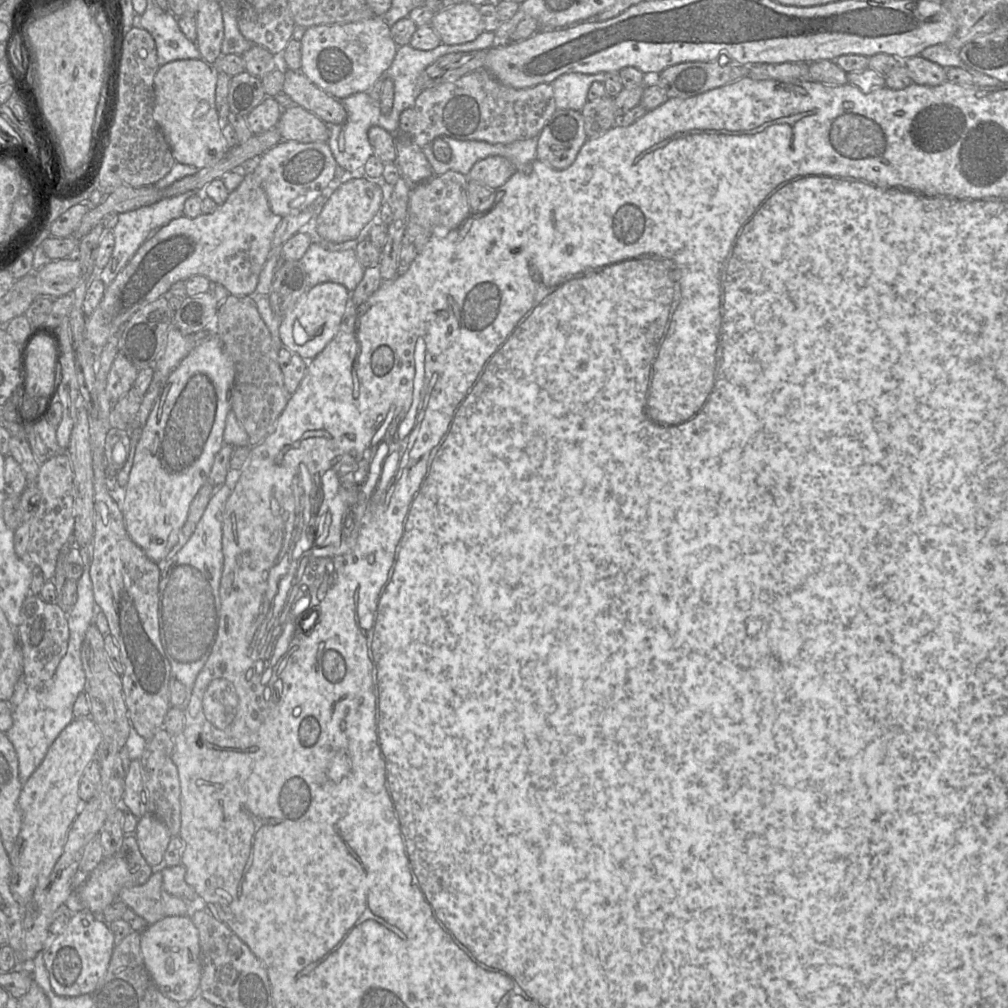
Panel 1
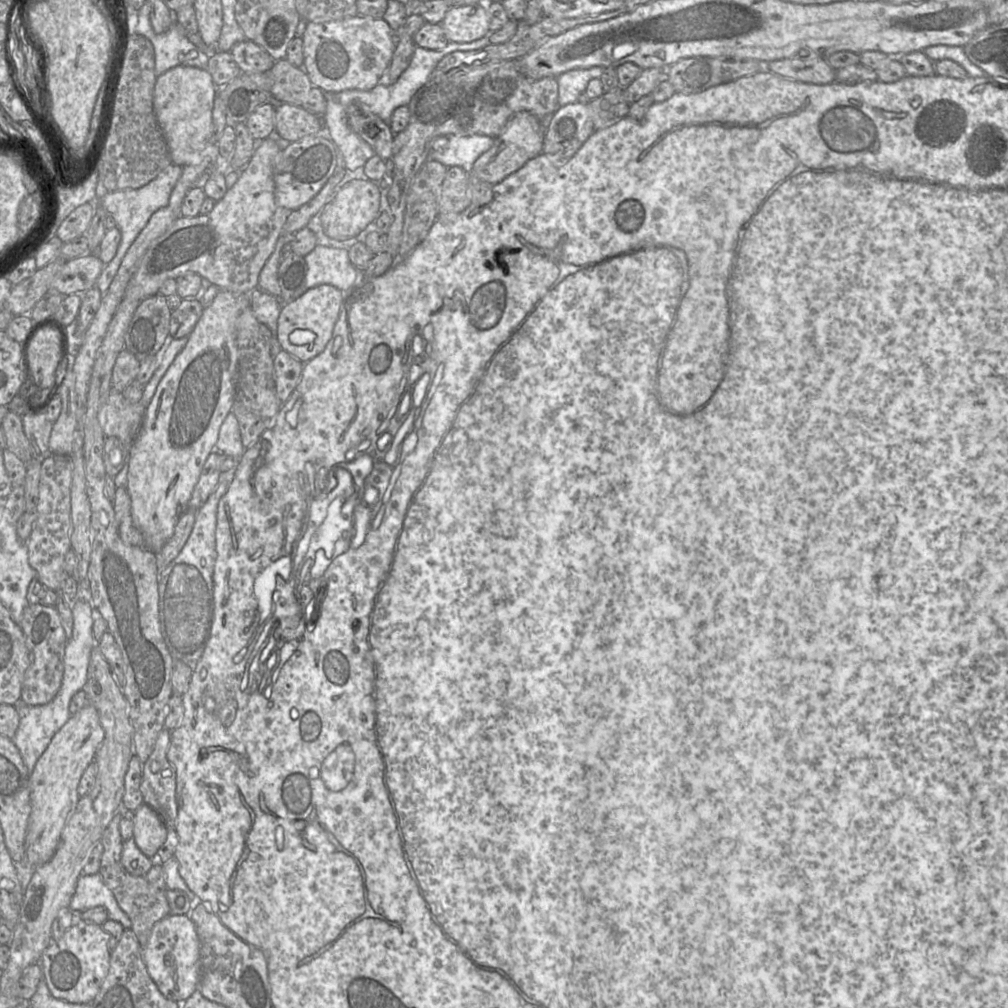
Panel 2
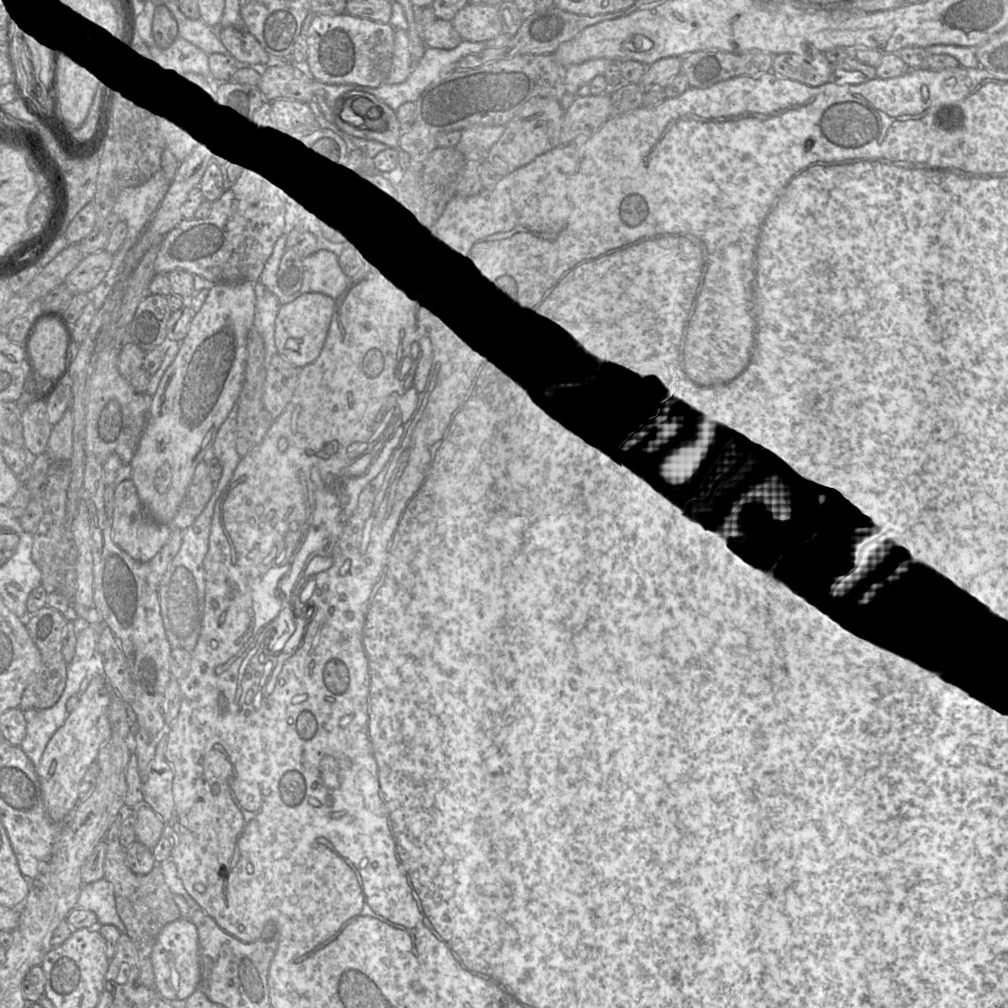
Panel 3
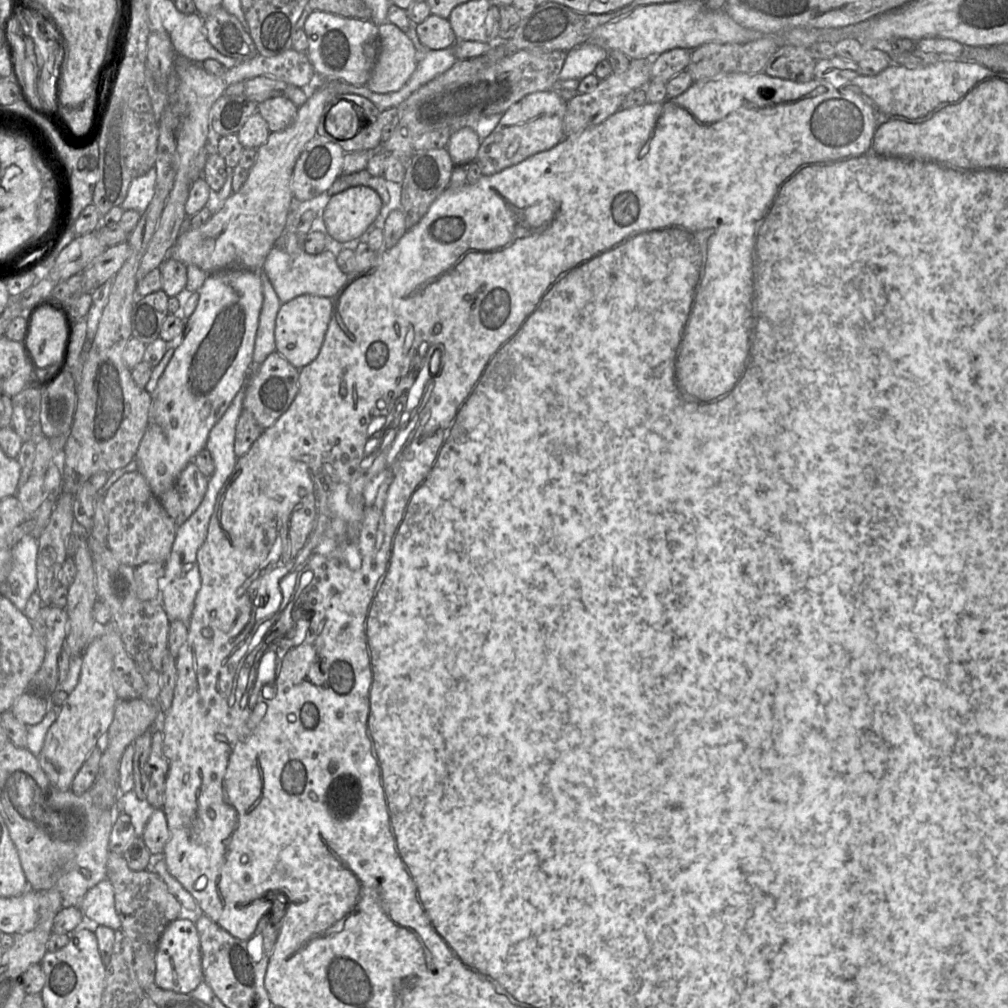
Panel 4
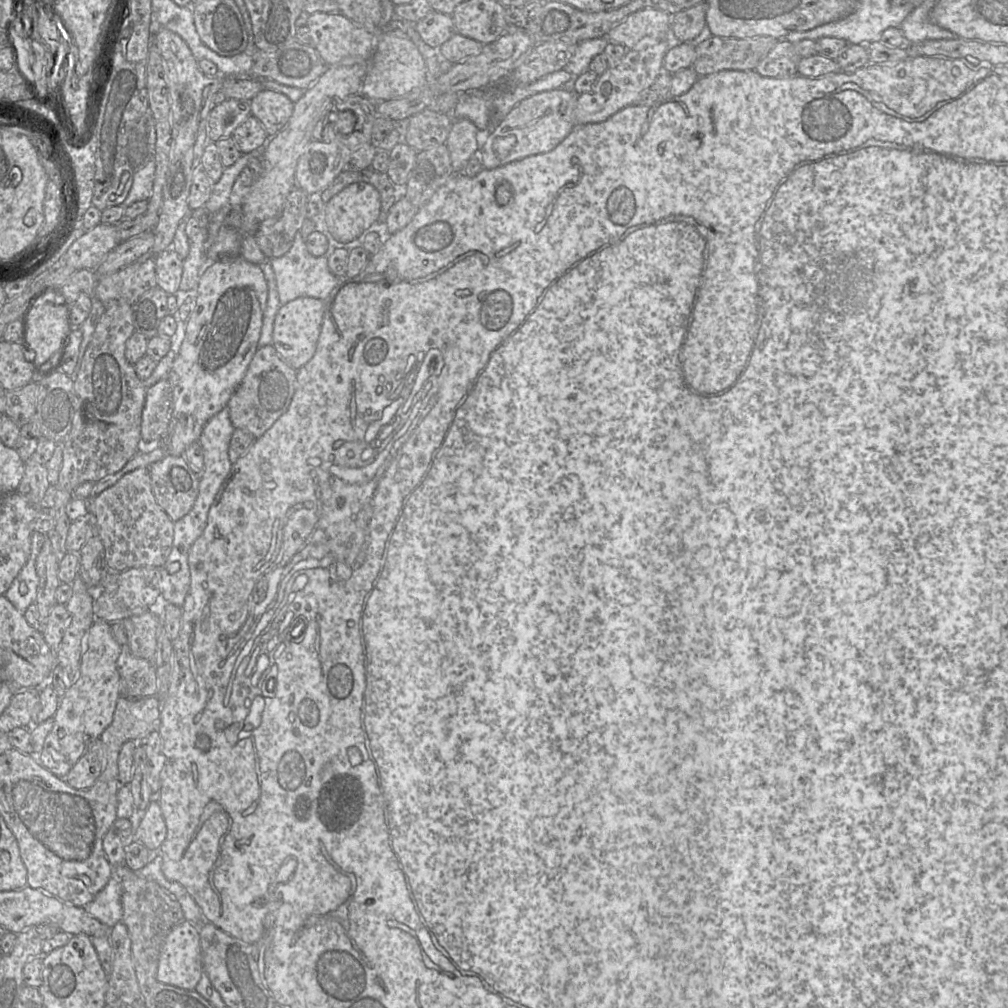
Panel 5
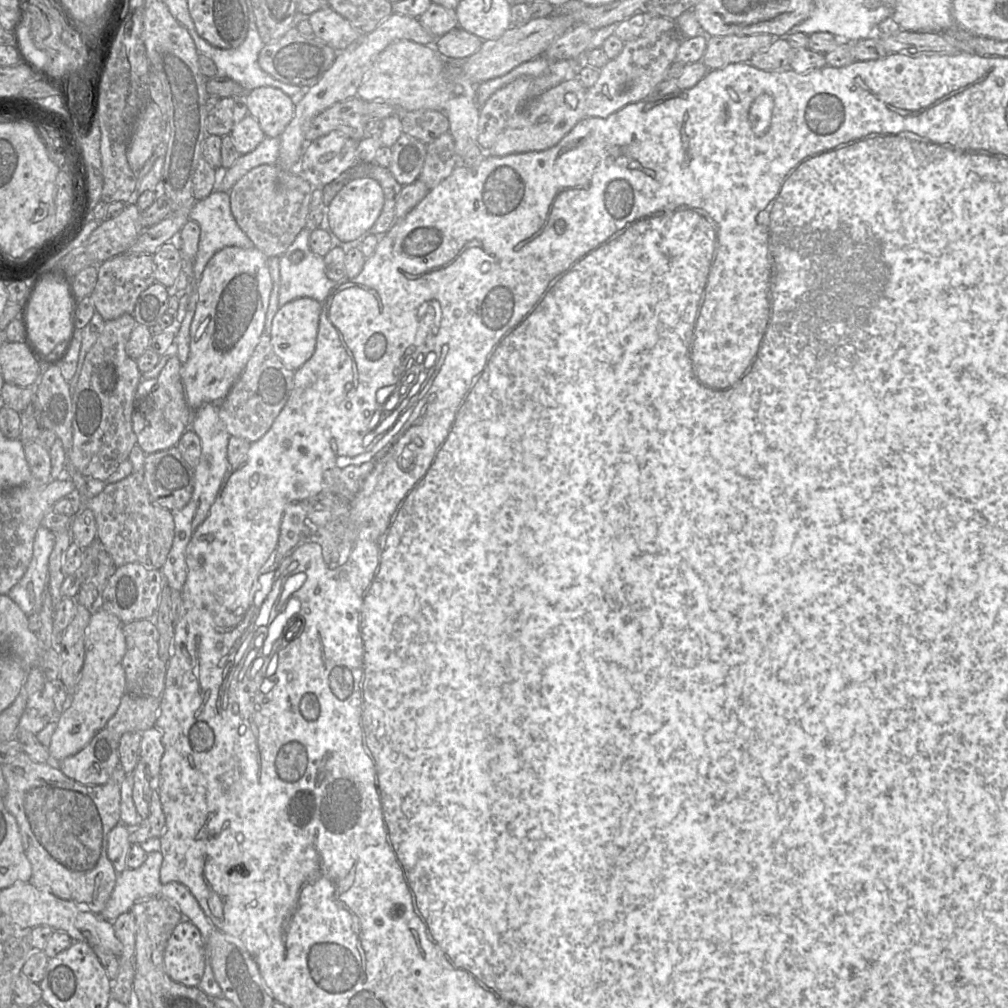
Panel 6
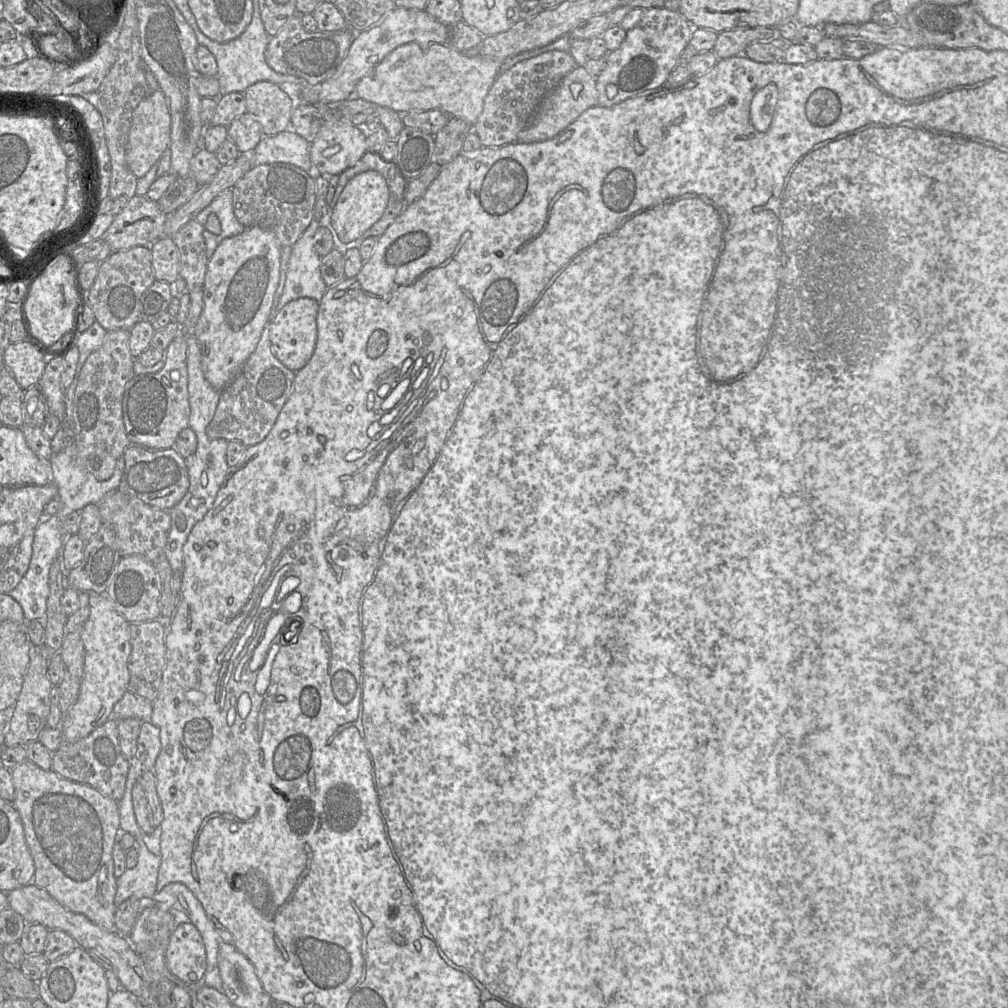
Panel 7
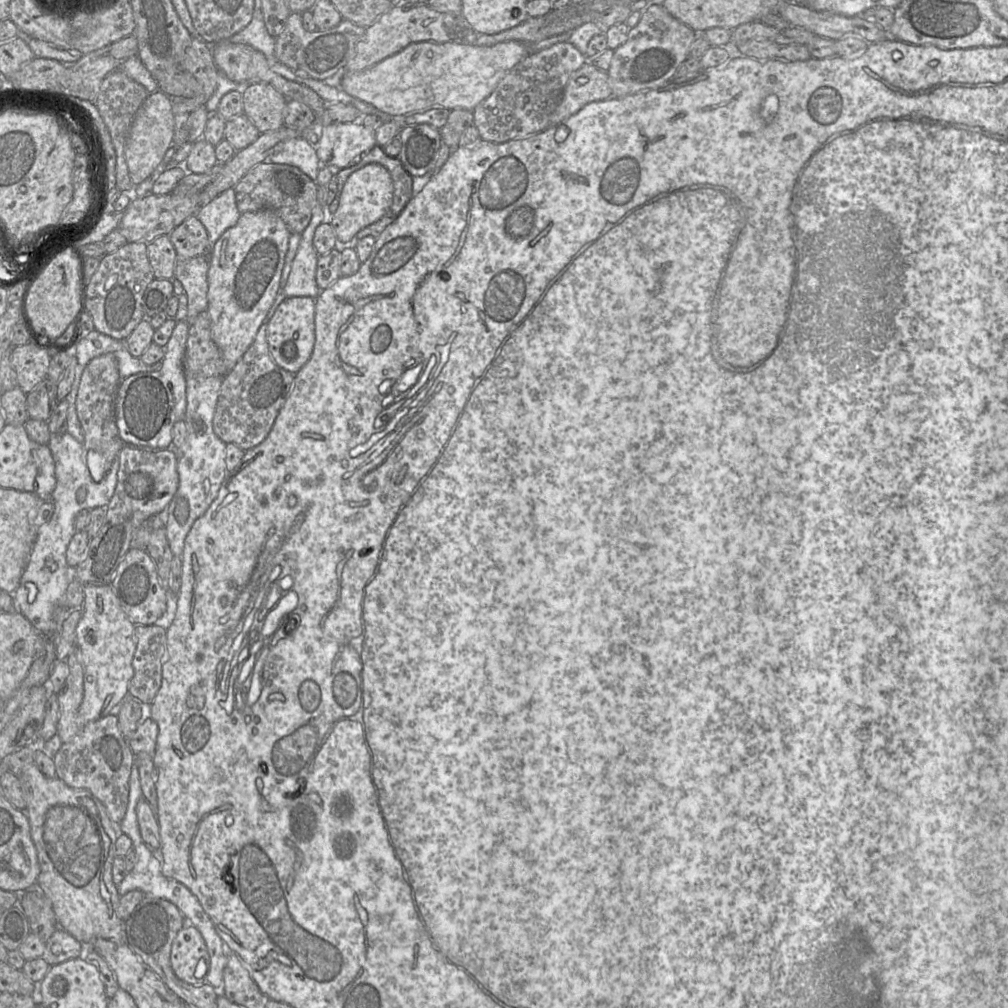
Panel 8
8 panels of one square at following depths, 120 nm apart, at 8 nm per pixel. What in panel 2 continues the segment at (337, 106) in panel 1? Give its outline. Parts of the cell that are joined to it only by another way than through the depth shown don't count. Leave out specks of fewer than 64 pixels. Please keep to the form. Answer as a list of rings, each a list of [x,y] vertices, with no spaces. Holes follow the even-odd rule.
[[[282,59],[275,61],[270,72],[273,79],[270,97],[273,100],[302,107],[319,117],[322,117],[325,114],[327,101],[325,99],[324,92],[311,82],[302,67],[295,67],[286,59]]]

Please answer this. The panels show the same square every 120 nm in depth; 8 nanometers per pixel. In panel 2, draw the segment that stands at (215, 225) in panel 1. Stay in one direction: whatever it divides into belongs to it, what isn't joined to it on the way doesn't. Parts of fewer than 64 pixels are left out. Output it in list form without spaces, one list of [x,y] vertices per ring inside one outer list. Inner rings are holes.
[[[268,137],[262,141],[258,141],[258,144],[254,150],[254,153],[250,161],[244,167],[244,169],[240,172],[236,183],[230,189],[226,191],[222,199],[220,199],[219,201],[215,203],[213,209],[208,214],[198,215],[195,217],[181,216],[165,231],[164,234],[162,234],[160,237],[154,240],[150,244],[146,252],[144,253],[143,257],[141,258],[137,266],[136,271],[134,272],[130,281],[128,282],[128,285],[124,293],[124,297],[143,301],[144,299],[150,296],[156,295],[159,292],[159,288],[162,285],[162,283],[168,278],[176,279],[179,276],[186,273],[197,273],[202,278],[206,278],[213,285],[218,286],[220,290],[226,290],[232,293],[251,293],[254,289],[258,288],[258,279],[259,279],[260,272],[265,262],[267,261],[267,259],[273,253],[276,242],[283,233],[283,226],[290,212],[287,209],[278,205],[275,199],[275,183],[273,179],[273,160],[281,151],[282,144],[289,144],[289,143],[281,143],[276,137]]]

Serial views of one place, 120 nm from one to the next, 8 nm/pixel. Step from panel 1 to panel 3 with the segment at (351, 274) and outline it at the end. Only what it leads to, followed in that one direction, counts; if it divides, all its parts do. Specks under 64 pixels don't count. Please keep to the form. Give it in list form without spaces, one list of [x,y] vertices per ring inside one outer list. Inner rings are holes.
[[[318,250],[303,258],[304,279],[300,295],[309,292],[326,294],[338,299],[351,284],[351,278],[331,250]]]

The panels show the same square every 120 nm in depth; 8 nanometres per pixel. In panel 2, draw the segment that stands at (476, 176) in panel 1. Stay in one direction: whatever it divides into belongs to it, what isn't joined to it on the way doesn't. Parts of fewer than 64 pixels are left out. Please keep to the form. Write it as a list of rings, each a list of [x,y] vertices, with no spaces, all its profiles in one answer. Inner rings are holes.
[[[527,112],[516,113],[495,137],[490,149],[476,159],[471,172],[489,184],[498,184],[522,168],[529,160],[542,154],[543,138],[544,127],[541,120]]]

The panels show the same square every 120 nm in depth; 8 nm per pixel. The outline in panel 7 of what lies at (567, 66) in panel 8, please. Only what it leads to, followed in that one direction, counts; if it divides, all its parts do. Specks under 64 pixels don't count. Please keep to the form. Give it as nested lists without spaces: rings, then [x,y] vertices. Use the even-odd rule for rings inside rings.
[[[553,50],[520,61],[500,73],[491,86],[482,112],[473,126],[482,147],[500,147],[517,142],[518,134],[532,122],[542,102],[576,66],[570,53]]]

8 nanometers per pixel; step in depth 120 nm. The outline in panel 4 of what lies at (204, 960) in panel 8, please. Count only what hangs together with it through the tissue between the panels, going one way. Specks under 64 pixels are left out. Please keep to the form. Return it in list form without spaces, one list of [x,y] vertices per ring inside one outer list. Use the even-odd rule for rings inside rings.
[[[178,918],[167,926],[159,940],[155,962],[155,984],[163,990],[190,994],[204,981],[200,938],[192,920]]]

